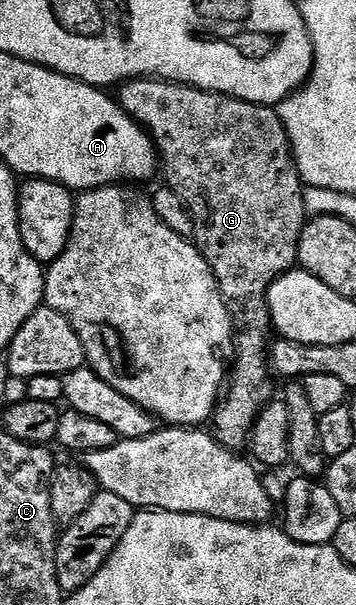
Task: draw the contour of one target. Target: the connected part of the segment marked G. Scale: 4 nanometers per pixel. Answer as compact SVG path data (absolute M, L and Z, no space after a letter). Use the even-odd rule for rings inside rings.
M135 78L127 80L125 84L117 89L116 99L121 104L122 109L129 116L134 117L143 128L149 132L150 137L154 139L154 146L158 149L160 157L161 175L166 175L165 183L172 190L176 190L176 194L180 194L180 198L184 198L184 202L188 206L188 210L194 219L194 235L193 243L196 245L202 257L208 262L208 266L214 271L216 282L222 291L222 297L226 299L226 305L230 311L230 316L234 320L234 331L236 333L236 355L232 361L232 375L228 380L228 387L225 389L224 395L219 399L212 417L212 435L220 441L230 452L241 453L243 449L250 443L250 435L256 426L256 418L260 418L260 414L275 399L274 380L275 373L272 371L270 362L270 346L272 343L272 325L270 323L270 306L268 304L268 294L270 288L285 272L291 271L298 264L298 247L300 246L300 238L302 231L308 219L306 215L306 207L304 206L304 185L302 183L302 175L298 173L298 164L294 161L294 151L290 145L290 139L286 133L284 122L278 117L277 111L273 107L265 104L253 104L252 102L244 102L237 100L231 96L225 96L219 92L205 92L199 88L194 88L191 84L175 84L173 80L156 80L153 78Z

